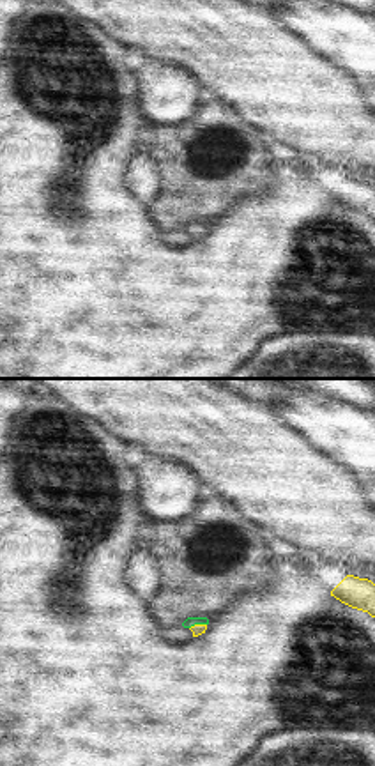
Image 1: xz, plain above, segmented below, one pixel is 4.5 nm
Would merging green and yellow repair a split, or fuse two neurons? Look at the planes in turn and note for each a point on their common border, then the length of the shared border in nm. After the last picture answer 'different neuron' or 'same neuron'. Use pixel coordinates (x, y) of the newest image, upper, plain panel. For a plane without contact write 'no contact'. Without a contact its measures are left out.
(197, 227) | 80 nm

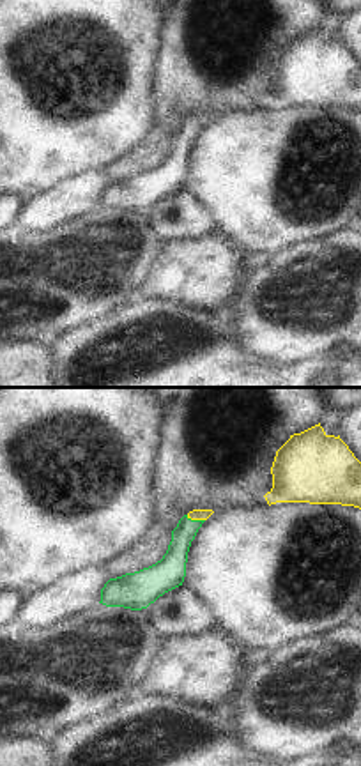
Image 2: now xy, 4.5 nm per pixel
(195, 124) | 90 nm

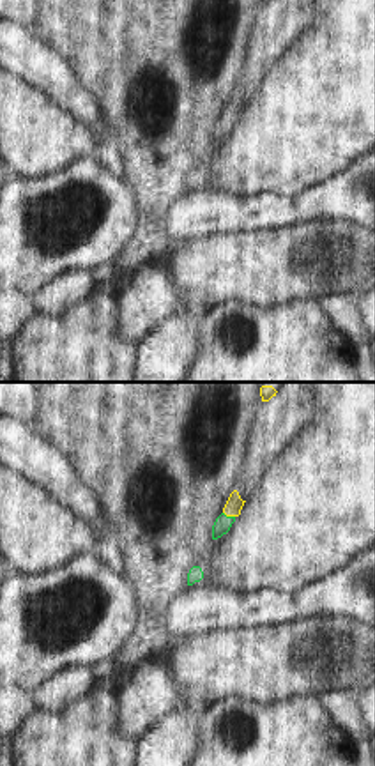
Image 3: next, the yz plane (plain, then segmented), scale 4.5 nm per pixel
(229, 121) | 60 nm

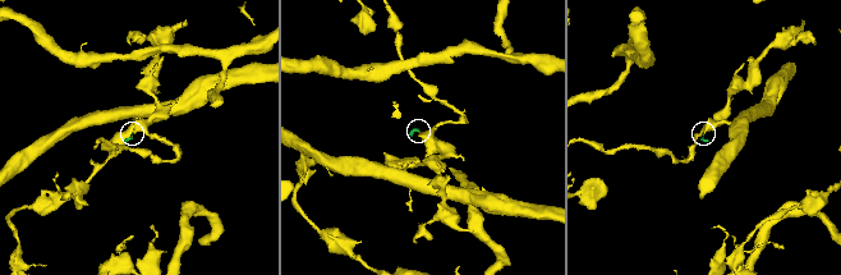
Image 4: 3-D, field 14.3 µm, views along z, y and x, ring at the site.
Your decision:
same neuron

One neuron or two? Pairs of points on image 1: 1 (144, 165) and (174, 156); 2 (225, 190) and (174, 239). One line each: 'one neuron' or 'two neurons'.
1: two neurons
2: two neurons

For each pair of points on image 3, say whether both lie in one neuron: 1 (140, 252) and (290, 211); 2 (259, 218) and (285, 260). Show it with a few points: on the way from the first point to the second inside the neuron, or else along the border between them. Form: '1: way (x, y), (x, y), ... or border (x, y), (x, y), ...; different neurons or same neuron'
1: border (172, 204), (168, 211), (168, 246); different neurons
2: border (306, 222), (296, 227), (225, 234); different neurons

